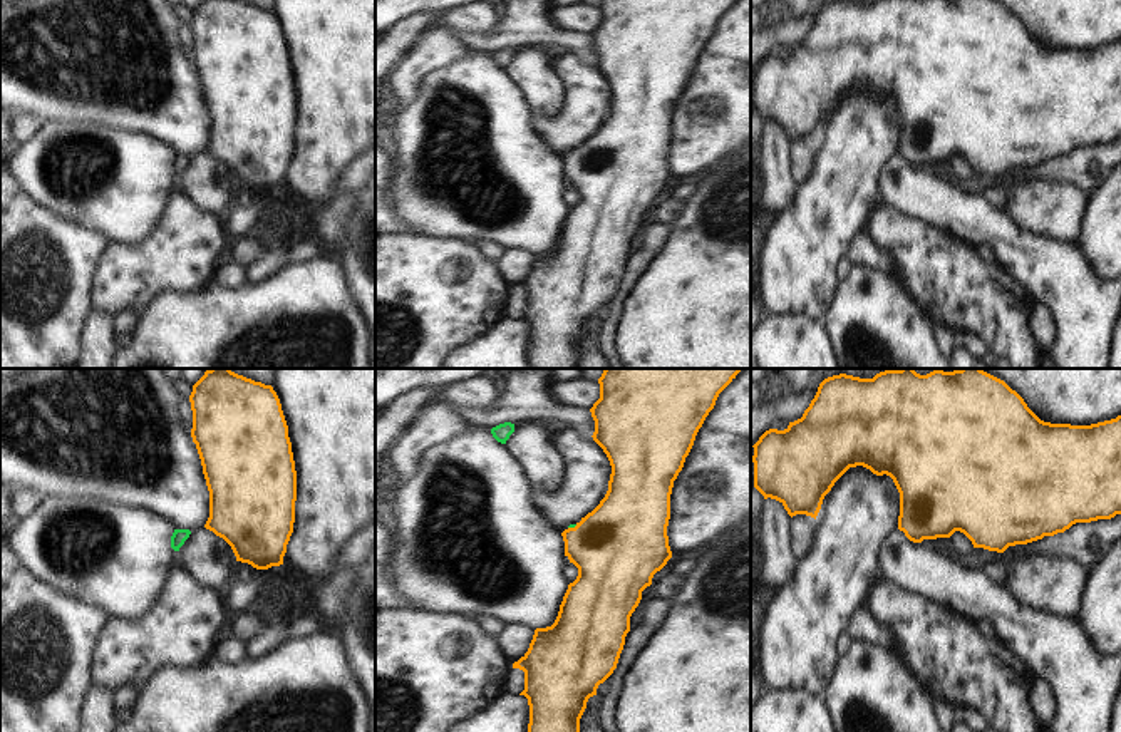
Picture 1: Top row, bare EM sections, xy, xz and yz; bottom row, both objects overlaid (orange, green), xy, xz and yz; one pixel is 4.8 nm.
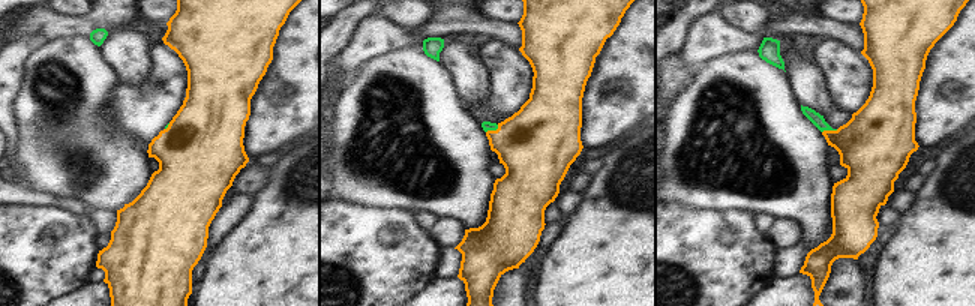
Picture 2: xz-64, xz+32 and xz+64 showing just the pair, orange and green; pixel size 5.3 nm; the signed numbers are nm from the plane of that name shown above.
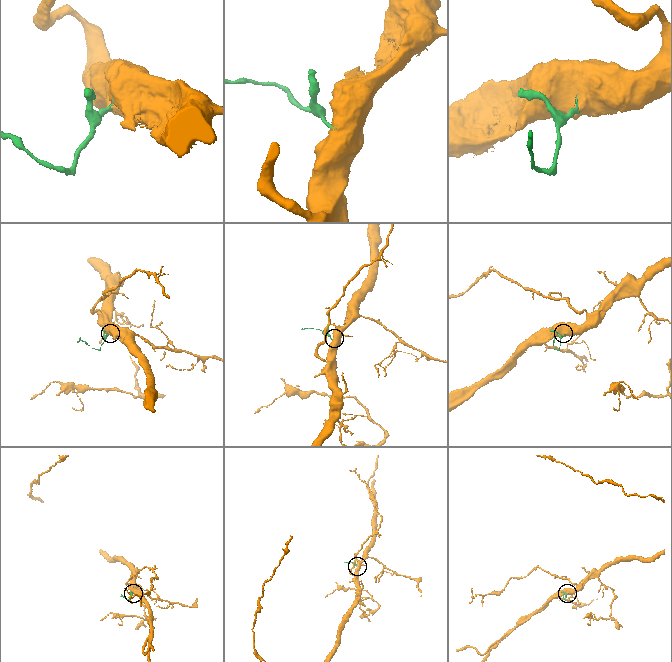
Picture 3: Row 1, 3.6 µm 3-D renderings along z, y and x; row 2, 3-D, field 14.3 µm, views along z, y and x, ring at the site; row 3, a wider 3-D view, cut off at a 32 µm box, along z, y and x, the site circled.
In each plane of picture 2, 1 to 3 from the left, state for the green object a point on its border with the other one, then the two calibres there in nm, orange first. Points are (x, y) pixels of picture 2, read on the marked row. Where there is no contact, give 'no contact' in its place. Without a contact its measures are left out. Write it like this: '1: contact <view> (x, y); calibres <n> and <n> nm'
1: contact xz-64 (168, 126); calibres 460 and 20 nm
2: contact xz+32 (492, 131); calibres 400 and 50 nm
3: contact xz+64 (830, 131); calibres 380 and 70 nm

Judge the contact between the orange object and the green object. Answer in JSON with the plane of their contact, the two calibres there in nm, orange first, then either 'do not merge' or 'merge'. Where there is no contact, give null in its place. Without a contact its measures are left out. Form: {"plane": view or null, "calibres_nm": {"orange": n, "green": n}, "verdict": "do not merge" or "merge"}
{"plane": "xz", "calibres_nm": {"orange": 440, "green": 20}, "verdict": "merge"}

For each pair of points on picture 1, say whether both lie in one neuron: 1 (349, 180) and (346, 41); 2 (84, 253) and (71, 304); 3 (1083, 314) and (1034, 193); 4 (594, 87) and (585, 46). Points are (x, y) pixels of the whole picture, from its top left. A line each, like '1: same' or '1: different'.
1: different
2: same
3: different
4: different

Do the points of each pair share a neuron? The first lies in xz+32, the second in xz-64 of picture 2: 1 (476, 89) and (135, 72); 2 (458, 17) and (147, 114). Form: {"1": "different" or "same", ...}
{"1": "same", "2": "different"}

